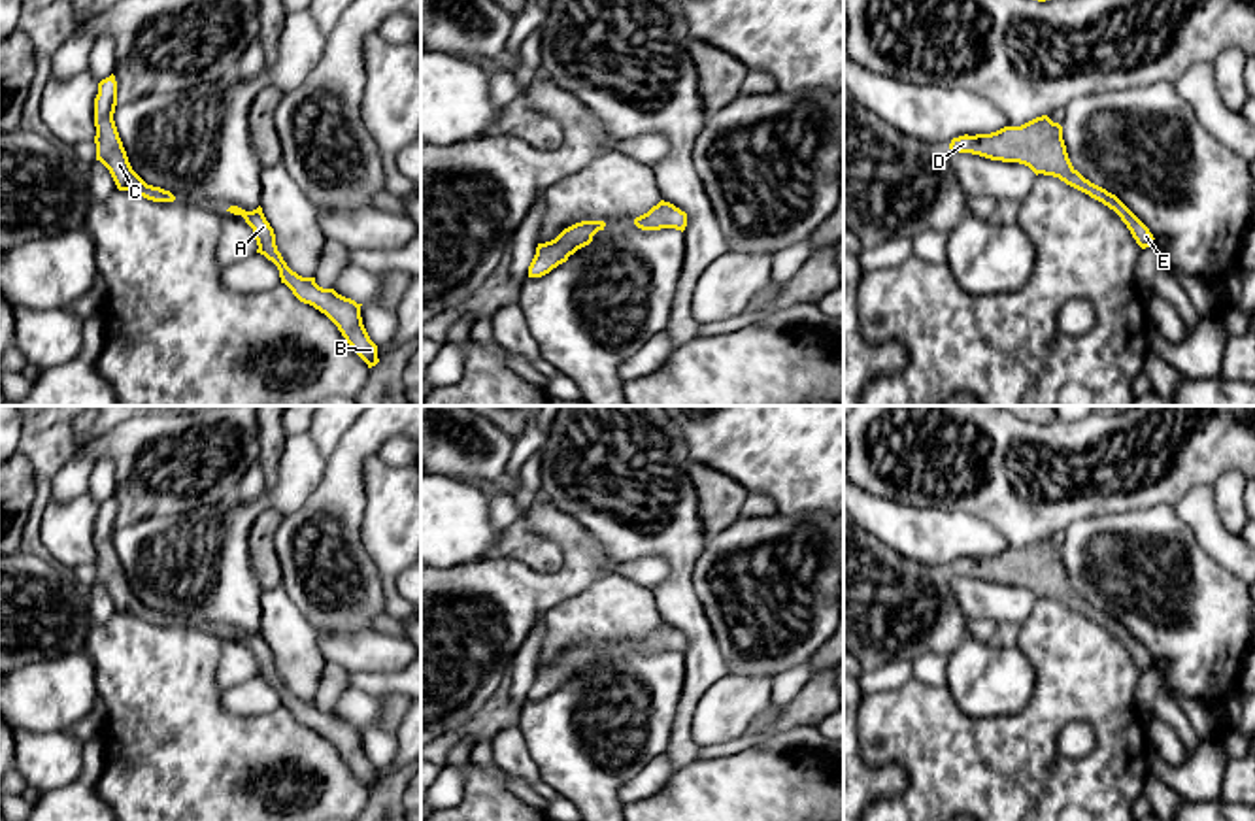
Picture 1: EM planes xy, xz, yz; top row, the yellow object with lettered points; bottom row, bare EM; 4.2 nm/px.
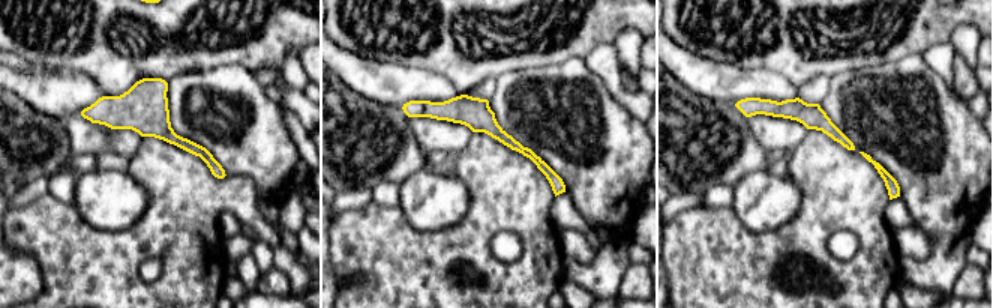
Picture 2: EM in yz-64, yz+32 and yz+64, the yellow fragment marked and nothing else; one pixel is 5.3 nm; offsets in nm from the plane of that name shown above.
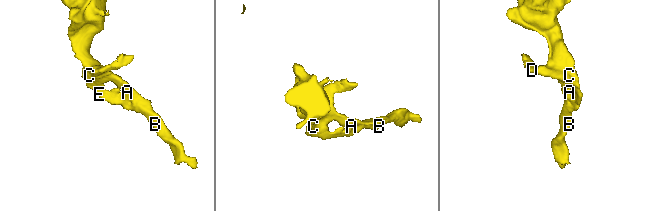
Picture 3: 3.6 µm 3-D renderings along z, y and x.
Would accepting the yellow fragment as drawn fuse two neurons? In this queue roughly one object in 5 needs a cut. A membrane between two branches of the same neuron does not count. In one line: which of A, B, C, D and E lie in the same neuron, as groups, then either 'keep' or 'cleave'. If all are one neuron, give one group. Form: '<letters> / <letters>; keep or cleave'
A B C D E; keep

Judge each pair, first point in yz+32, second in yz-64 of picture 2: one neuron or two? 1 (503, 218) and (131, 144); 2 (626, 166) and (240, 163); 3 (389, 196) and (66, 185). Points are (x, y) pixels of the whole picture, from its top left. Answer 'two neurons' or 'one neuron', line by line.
1: two neurons
2: one neuron
3: one neuron

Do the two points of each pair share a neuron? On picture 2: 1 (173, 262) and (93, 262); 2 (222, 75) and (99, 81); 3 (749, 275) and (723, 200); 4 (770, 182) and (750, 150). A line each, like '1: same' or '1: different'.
1: same
2: same
3: different
4: different

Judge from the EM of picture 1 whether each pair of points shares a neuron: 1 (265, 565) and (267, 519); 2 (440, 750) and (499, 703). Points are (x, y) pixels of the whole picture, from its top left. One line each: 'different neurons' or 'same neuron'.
1: same neuron
2: same neuron

